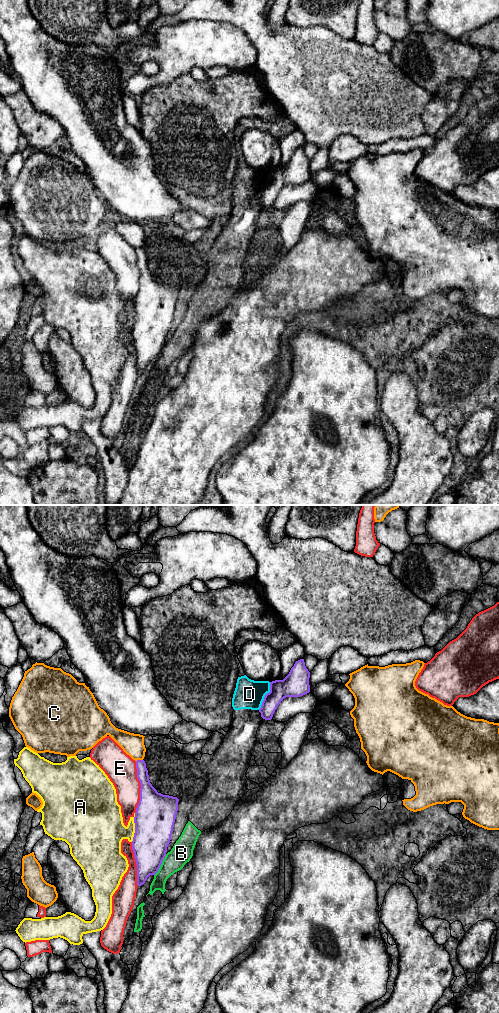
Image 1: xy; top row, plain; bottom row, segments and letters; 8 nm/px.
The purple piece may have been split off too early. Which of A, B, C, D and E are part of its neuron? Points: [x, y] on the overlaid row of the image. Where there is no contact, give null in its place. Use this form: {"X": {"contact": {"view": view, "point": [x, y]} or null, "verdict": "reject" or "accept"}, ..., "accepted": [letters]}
{"A": {"contact": {"view": "xy", "point": [135, 827]}, "verdict": "reject"}, "B": {"contact": {"view": "xy", "point": [160, 865]}, "verdict": "reject"}, "C": {"contact": {"view": "xy", "point": [139, 760]}, "verdict": "reject"}, "D": {"contact": {"view": "xy", "point": [265, 696]}, "verdict": "reject"}, "E": {"contact": {"view": "xy", "point": [141, 787]}, "verdict": "reject"}, "accepted": []}

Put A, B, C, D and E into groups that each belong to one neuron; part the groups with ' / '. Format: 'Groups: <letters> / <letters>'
Groups: A / B D / C / E

